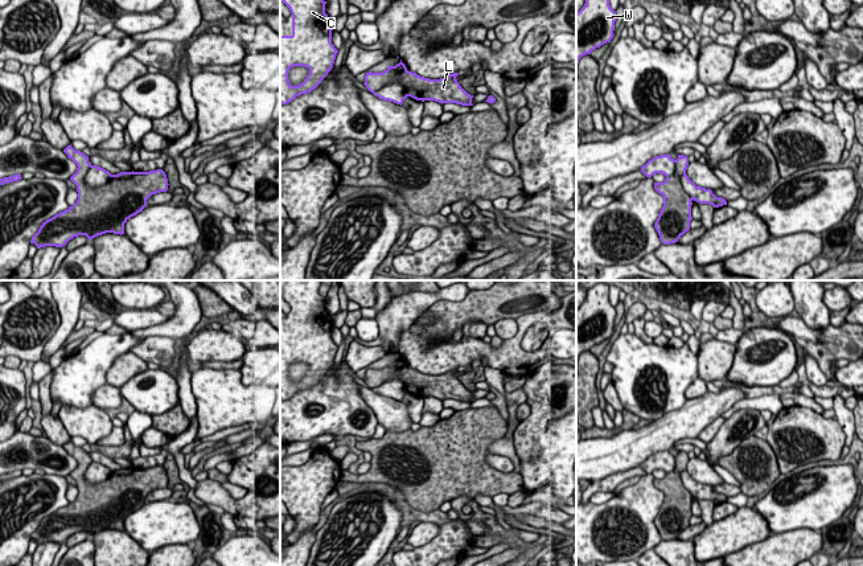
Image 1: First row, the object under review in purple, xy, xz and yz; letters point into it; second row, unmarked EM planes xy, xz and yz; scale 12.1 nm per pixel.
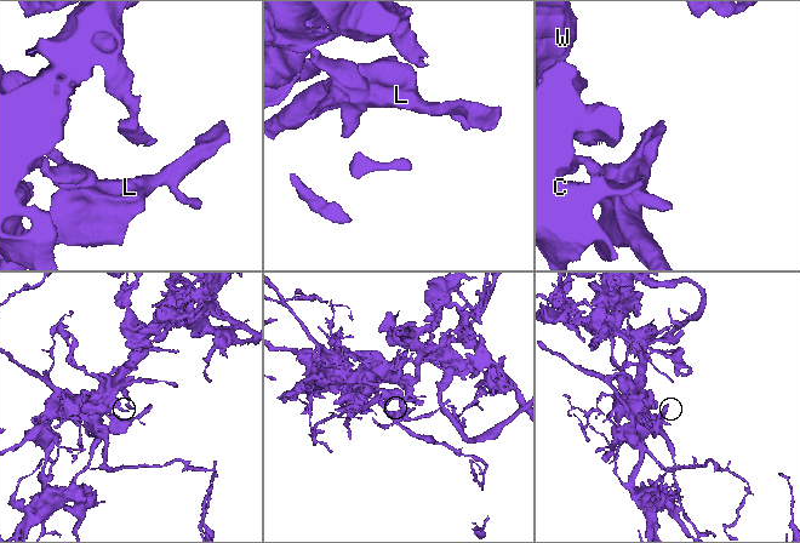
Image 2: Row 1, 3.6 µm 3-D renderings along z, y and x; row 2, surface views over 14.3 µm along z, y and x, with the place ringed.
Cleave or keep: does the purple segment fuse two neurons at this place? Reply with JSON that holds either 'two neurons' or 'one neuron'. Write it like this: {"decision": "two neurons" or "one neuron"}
{"decision": "two neurons"}

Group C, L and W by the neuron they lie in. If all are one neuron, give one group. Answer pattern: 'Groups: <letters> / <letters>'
Groups: C W / L

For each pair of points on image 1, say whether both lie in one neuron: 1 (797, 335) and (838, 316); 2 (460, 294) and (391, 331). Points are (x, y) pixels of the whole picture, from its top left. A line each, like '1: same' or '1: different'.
1: different
2: same

